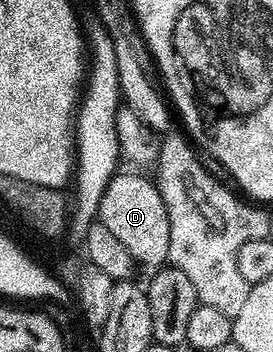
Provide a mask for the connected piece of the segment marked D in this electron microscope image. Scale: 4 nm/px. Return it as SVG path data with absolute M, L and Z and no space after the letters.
M117 171L112 181L106 186L100 203L98 223L107 226L119 238L122 246L126 246L126 250L130 250L130 254L135 258L137 265L149 264L149 269L155 270L168 264L168 255L170 254L170 214L166 214L166 202L162 202L162 194L156 188L155 183L149 177L147 180L144 177L147 175L141 174L139 171L127 171Z

